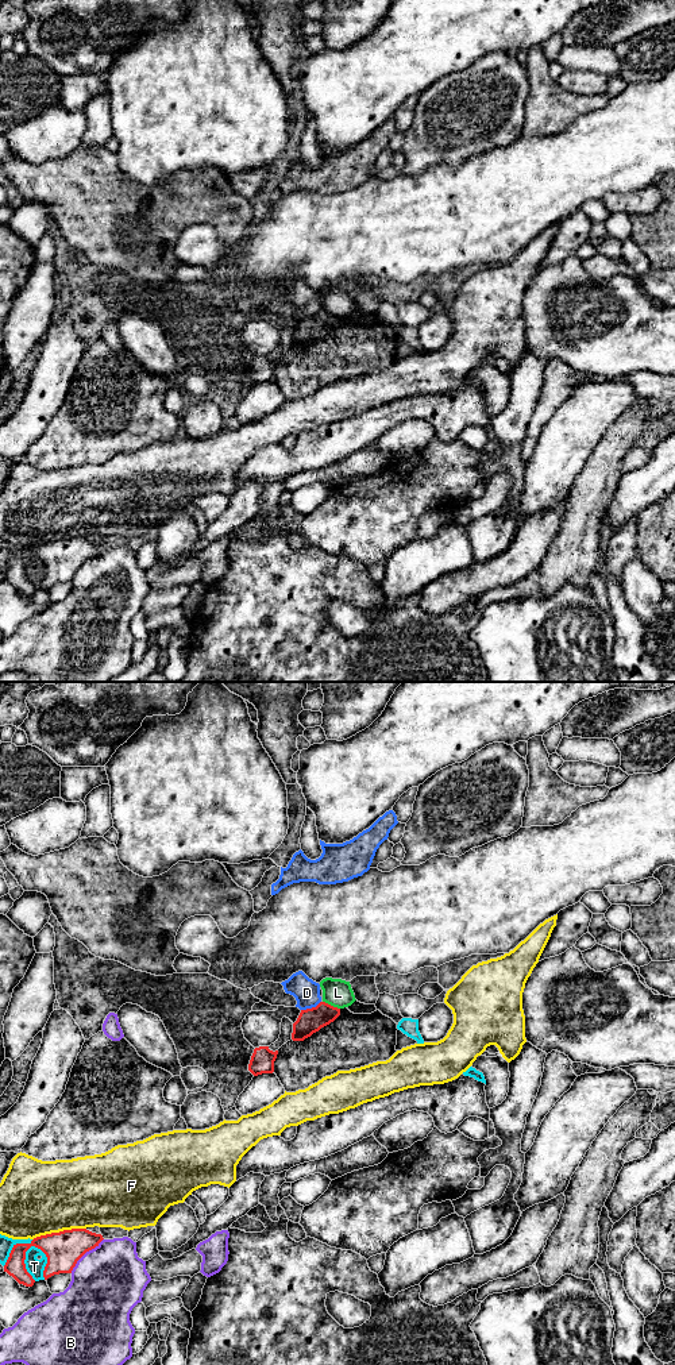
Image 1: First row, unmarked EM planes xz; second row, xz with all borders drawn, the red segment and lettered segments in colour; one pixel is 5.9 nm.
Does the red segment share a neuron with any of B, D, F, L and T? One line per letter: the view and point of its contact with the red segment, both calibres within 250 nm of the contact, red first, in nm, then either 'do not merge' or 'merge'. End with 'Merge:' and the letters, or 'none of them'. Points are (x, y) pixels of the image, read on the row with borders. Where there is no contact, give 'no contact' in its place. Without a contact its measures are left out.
B: xz (84, 1253) | 220/420 nm | do not merge
D: xz (312, 1007) | 150/160 nm | do not merge
F: xz (60, 1232) | 220/440 nm | do not merge
L: xz (330, 1005) | 150/170 nm | do not merge
T: xz (42, 1250) | 220/100 nm | do not merge
Merge: none of them

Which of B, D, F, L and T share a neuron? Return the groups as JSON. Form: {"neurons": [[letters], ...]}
{"neurons": [["B"], ["D"], ["F"], ["L"], ["T"]]}

